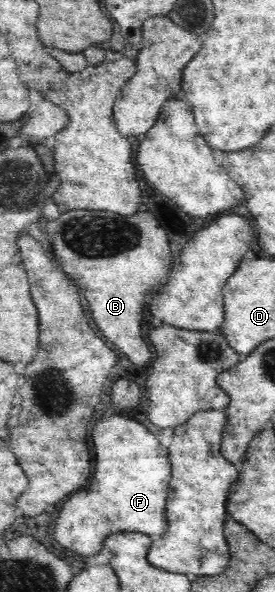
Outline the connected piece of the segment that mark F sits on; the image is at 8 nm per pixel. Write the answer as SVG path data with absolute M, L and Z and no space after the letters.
M110 416L100 420L92 428L92 440L96 450L96 472L90 484L84 486L86 494L72 494L68 502L62 506L60 516L56 520L56 540L64 549L78 552L82 556L94 556L101 553L108 534L142 532L150 538L158 538L166 534L166 494L170 482L170 458L168 448L158 442L158 438L140 422L126 416Z

